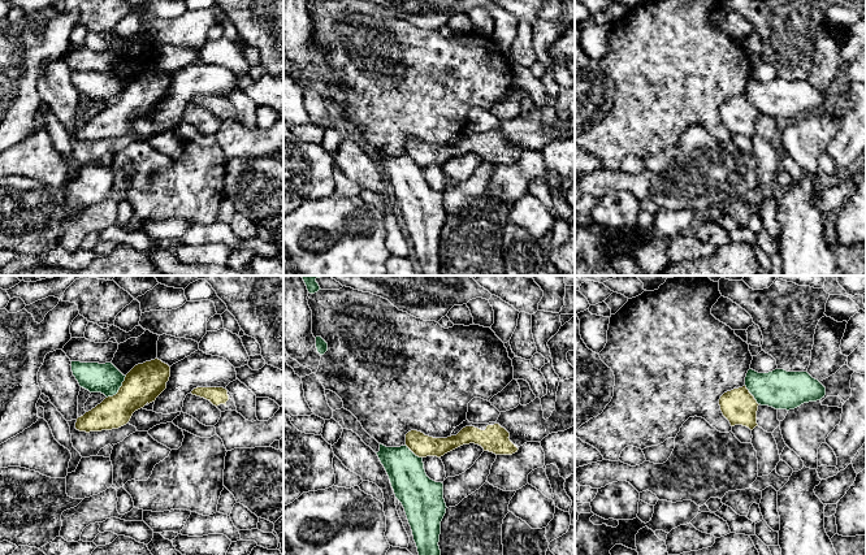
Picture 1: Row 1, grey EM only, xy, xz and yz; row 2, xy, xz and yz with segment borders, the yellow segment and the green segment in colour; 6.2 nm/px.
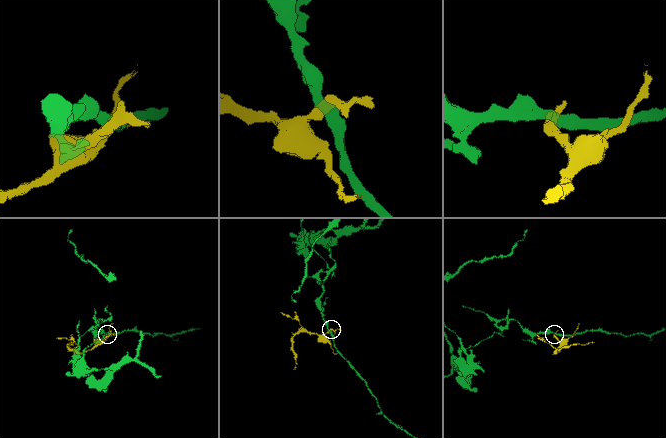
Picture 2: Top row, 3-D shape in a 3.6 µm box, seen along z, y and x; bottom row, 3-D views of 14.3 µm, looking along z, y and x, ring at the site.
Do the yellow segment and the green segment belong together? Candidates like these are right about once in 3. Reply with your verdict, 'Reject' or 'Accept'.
Reject

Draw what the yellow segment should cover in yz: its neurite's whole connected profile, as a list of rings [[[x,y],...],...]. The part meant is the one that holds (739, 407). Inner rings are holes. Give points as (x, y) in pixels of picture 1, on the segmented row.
[[[746,386],[724,393],[719,399],[723,416],[731,426],[742,425],[753,430],[757,424],[758,403]]]

